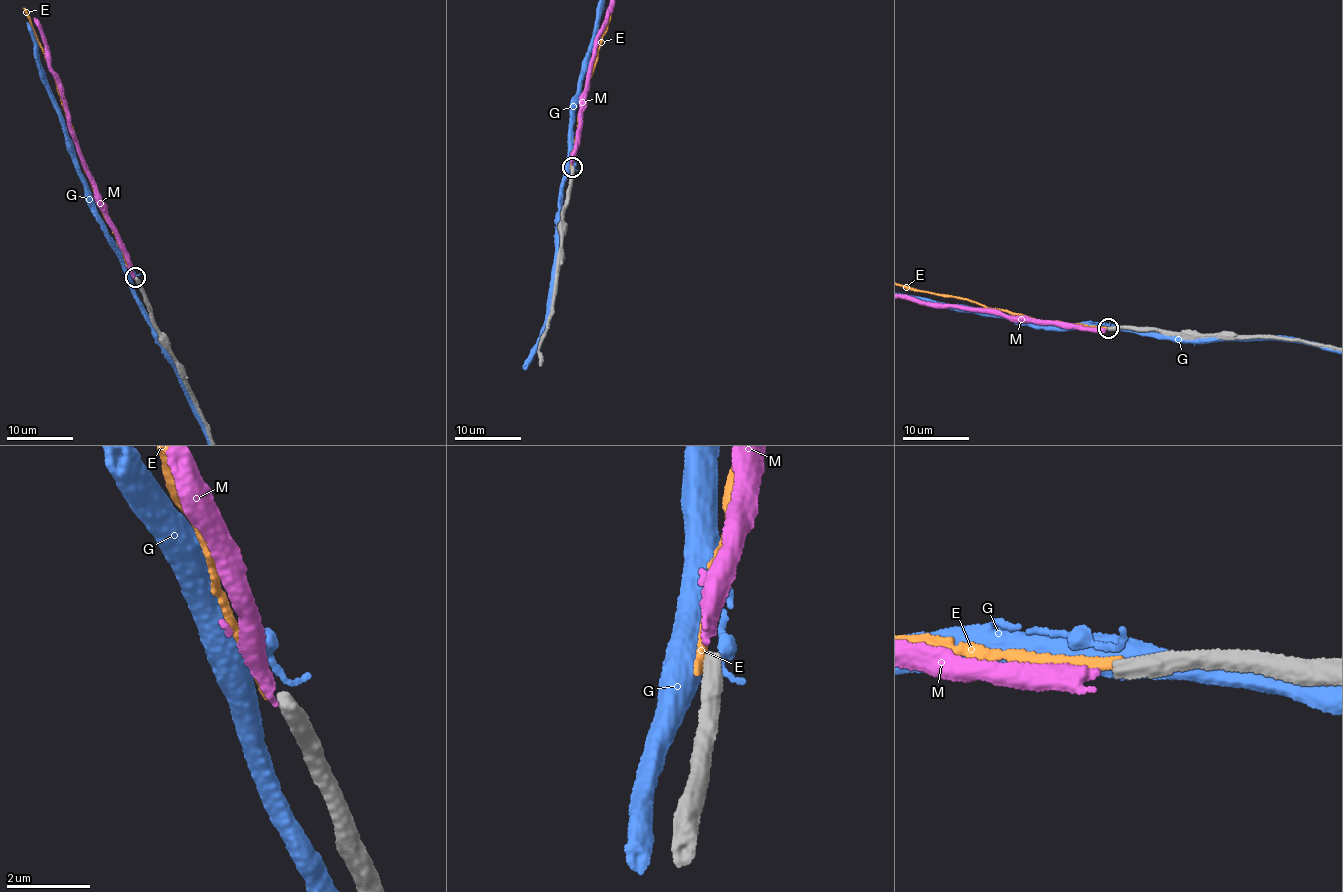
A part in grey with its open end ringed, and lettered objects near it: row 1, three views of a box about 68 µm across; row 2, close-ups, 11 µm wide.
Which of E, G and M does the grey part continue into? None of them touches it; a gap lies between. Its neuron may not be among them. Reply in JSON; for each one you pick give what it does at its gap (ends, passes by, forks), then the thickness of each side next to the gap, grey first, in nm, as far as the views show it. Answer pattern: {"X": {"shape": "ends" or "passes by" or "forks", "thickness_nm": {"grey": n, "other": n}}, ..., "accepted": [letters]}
{"M": {"shape": "ends", "thickness_nm": {"grey": 400, "other": 360}}, "accepted": ["M"]}

